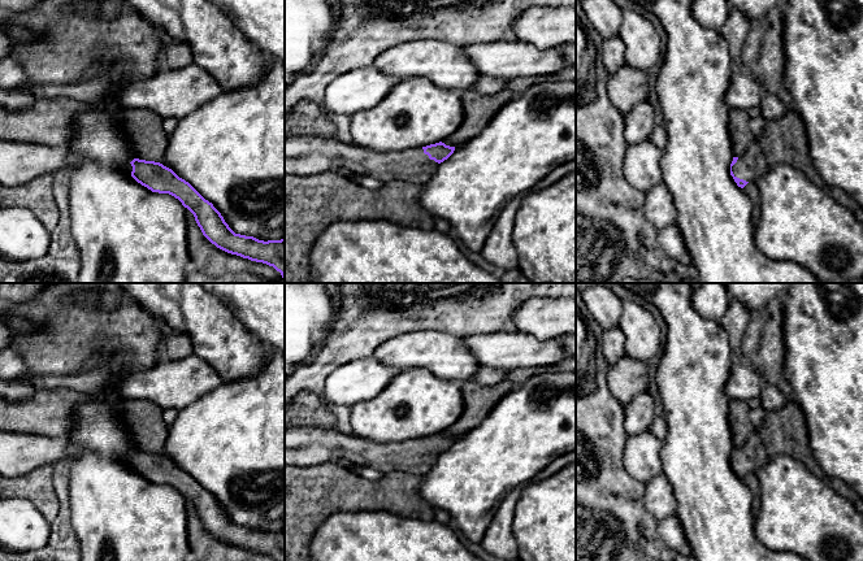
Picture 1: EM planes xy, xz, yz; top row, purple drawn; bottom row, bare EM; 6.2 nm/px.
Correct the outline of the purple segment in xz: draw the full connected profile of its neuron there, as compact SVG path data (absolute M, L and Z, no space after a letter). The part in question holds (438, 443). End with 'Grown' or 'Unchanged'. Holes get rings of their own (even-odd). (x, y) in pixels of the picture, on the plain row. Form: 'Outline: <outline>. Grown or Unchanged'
Outline: M300 426L285 429L285 464L313 466L346 458L361 468L370 466L382 473L425 475L454 442L455 438L439 432L403 443L376 443L338 430Z. Grown

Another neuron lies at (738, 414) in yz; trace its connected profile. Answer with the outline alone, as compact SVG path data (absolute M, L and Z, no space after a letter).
M743 400L729 401L728 421L734 448L741 448L755 432L750 418L750 410L749 404Z

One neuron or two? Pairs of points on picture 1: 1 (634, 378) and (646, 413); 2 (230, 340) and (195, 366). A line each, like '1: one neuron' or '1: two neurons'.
1: one neuron
2: two neurons

